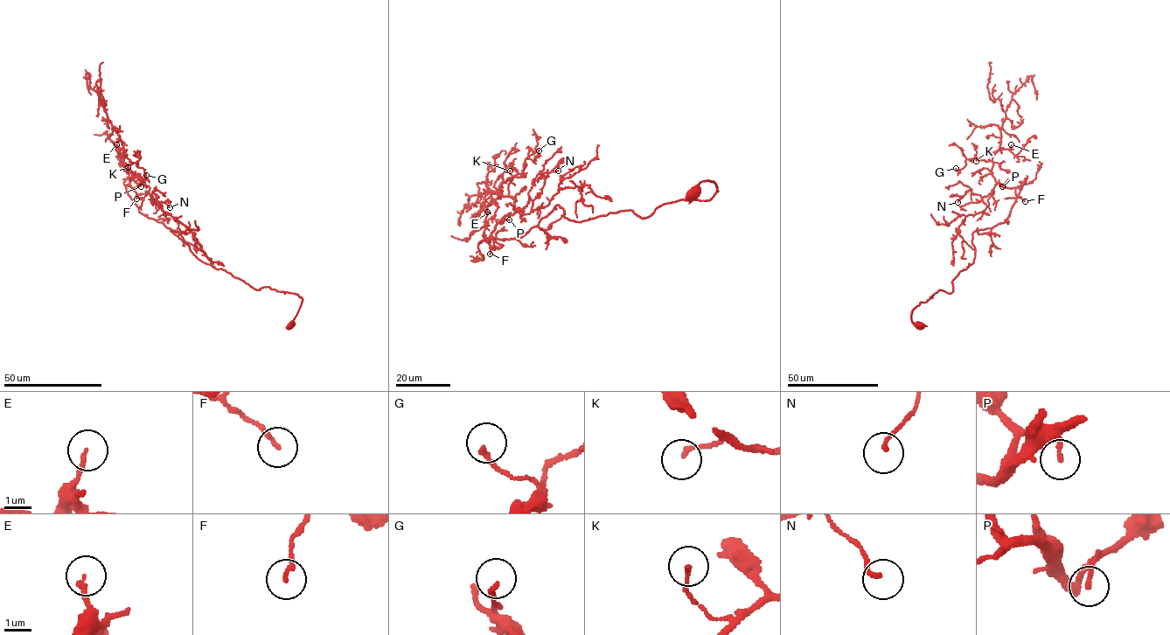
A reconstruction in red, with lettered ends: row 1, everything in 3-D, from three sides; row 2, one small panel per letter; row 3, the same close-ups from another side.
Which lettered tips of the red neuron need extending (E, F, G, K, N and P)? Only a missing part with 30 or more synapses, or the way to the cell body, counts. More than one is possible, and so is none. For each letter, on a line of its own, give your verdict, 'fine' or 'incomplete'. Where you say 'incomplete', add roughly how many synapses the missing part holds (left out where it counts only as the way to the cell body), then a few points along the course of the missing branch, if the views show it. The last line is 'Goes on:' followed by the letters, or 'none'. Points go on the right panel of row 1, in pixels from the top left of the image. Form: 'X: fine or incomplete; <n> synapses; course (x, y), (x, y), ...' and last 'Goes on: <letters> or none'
E: fine
F: fine
G: fine
K: fine
N: fine
P: fine
Goes on: none

